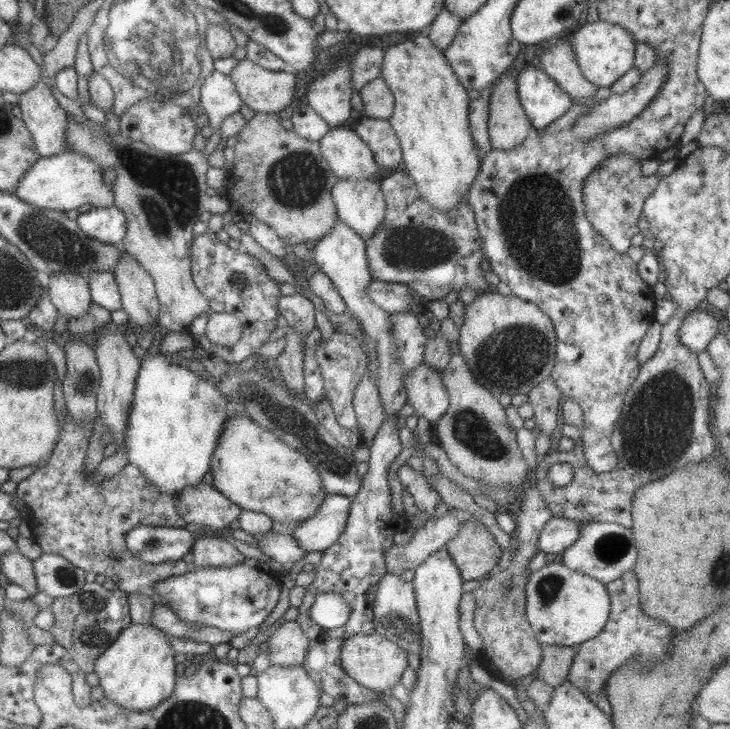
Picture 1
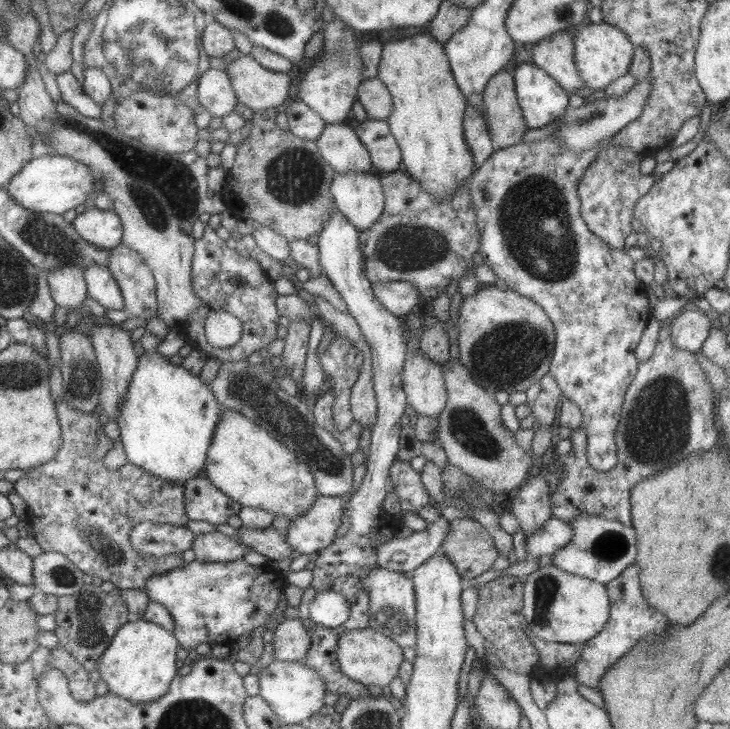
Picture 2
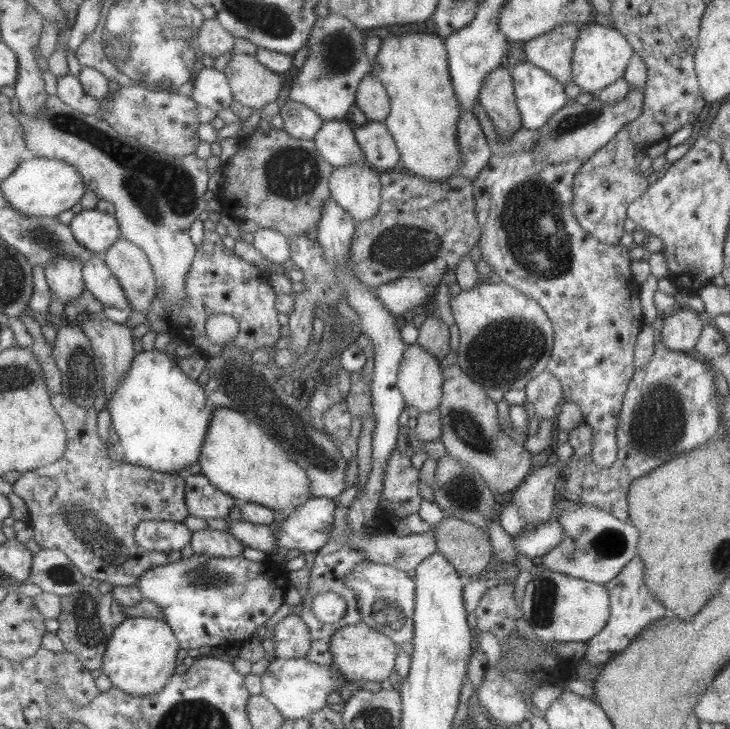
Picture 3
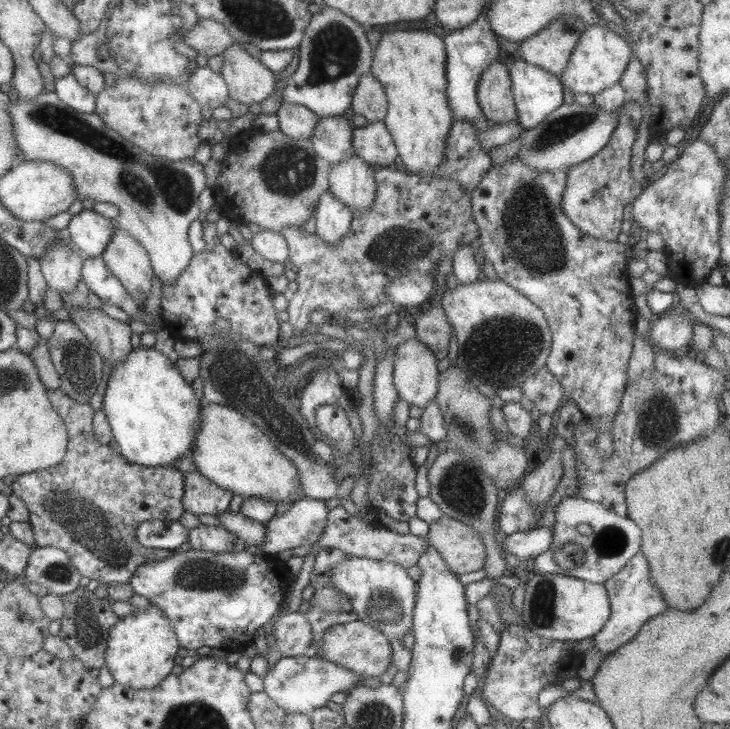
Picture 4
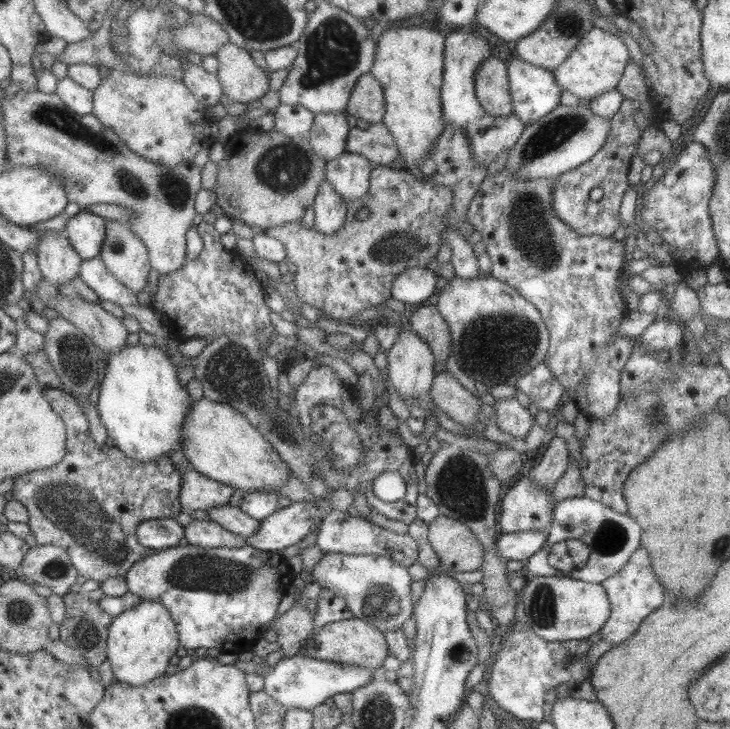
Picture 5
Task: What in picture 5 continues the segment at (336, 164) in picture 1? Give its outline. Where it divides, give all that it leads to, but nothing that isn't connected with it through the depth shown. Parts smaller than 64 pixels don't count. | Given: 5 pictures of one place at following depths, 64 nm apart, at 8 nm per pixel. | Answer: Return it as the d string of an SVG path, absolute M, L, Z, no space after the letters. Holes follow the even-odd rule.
M325 112L313 116L313 124L305 138L313 147L314 154L328 161L346 152L348 132L349 124L343 112Z

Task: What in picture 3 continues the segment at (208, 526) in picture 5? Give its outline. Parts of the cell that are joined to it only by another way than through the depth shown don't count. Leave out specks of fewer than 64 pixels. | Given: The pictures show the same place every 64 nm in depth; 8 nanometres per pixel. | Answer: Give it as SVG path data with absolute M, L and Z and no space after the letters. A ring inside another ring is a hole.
M207 527L191 532L189 542L194 554L210 558L234 558L243 553L243 544L227 531Z

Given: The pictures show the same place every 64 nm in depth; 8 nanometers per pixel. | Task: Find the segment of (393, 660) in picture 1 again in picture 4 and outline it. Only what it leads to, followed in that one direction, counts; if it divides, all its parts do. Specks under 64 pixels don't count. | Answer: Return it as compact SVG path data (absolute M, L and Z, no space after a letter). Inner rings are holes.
M359 619L326 628L323 636L319 638L319 644L313 644L311 640L308 653L347 668L359 674L361 679L367 676L380 676L392 662L391 645L389 645L388 638Z

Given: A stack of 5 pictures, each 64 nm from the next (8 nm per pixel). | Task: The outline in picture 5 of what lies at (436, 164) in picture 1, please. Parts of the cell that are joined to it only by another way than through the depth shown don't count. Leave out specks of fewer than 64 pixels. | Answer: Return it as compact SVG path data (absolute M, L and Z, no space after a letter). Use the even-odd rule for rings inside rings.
M389 27L376 40L375 58L369 73L381 86L385 99L382 123L387 127L404 165L419 166L445 128L441 99L444 70L444 37L421 27Z

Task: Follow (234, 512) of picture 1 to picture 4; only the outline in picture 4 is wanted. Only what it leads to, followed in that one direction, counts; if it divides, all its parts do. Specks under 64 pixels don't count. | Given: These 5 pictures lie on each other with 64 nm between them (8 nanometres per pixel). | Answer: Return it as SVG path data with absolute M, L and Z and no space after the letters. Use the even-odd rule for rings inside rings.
M193 471L184 474L184 492L181 503L184 511L196 516L227 511L232 494L212 484L205 476Z

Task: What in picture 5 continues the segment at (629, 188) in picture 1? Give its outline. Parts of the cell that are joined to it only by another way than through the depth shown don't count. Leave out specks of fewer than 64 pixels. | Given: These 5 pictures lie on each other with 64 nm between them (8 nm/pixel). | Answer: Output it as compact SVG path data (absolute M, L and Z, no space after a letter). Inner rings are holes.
M623 99L618 111L608 120L609 132L603 146L583 164L555 177L551 188L553 211L568 228L581 236L599 234L599 237L609 238L613 231L621 226L619 204L623 200L625 190L630 187L627 183L627 172L633 149L636 148L641 133L634 123L635 109L639 110L637 100ZM595 187L602 190L602 197L597 201L589 199L589 190Z

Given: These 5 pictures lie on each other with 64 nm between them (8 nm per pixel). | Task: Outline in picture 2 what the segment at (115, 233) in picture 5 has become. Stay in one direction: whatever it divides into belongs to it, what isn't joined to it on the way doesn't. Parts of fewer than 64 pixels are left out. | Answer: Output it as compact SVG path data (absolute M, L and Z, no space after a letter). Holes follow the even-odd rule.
M120 243L109 249L106 267L114 276L124 308L129 310L131 317L146 321L153 318L157 310L156 288L152 272L145 266L143 258Z

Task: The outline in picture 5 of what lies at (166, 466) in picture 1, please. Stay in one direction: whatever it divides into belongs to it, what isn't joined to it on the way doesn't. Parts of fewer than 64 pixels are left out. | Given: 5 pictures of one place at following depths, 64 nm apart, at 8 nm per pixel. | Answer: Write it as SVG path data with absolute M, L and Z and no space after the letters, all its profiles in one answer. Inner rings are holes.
M125 345L119 352L108 354L104 376L99 384L95 408L107 431L108 438L129 459L149 463L156 459L169 458L171 452L182 448L182 425L191 410L191 399L185 385L181 386L177 372L169 357L157 346Z

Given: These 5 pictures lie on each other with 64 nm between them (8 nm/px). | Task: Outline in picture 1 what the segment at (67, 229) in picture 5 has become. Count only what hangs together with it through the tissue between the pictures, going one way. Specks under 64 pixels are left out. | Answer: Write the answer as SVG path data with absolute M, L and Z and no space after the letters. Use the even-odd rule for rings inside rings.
M114 204L107 208L91 206L86 212L78 214L76 224L85 236L118 246L127 229L125 215Z

